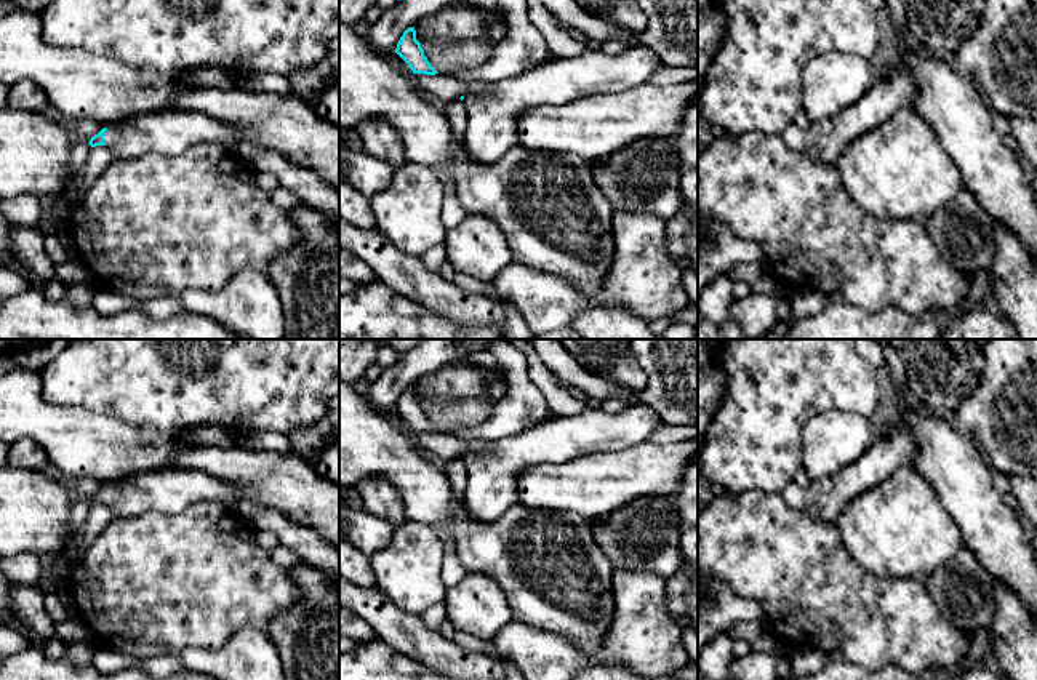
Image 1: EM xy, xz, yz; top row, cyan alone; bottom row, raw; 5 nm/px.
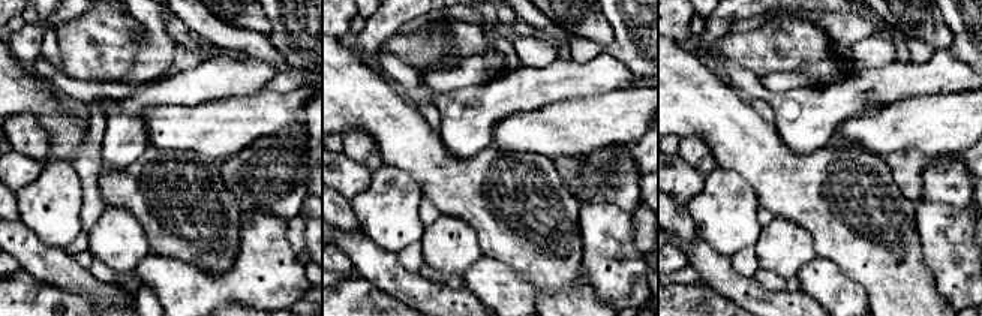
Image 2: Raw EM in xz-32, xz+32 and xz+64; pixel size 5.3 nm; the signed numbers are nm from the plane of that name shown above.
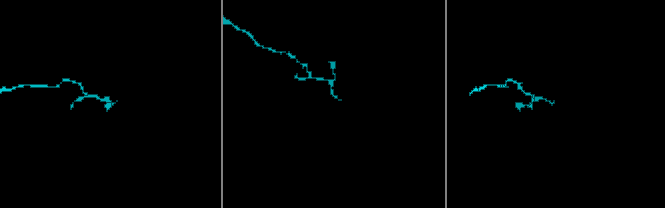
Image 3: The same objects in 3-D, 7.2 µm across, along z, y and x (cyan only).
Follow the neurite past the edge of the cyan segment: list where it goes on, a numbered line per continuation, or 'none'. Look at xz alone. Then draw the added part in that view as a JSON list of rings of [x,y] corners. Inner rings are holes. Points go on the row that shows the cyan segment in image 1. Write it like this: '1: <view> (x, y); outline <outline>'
1: xz (493, 114); outline [[[589,46],[576,58],[547,61],[527,72],[490,83],[483,91],[464,96],[467,126],[462,142],[470,160],[477,163],[493,163],[507,150],[518,146],[518,117],[536,106],[560,106],[575,99],[583,99],[597,93],[621,93],[650,82],[664,64],[650,48],[627,48],[619,54],[607,54]]]

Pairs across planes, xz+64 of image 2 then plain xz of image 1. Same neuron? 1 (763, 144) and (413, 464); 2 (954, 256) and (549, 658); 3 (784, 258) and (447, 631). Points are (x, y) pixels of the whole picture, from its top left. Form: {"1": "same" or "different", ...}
{"1": "same", "2": "same", "3": "different"}

